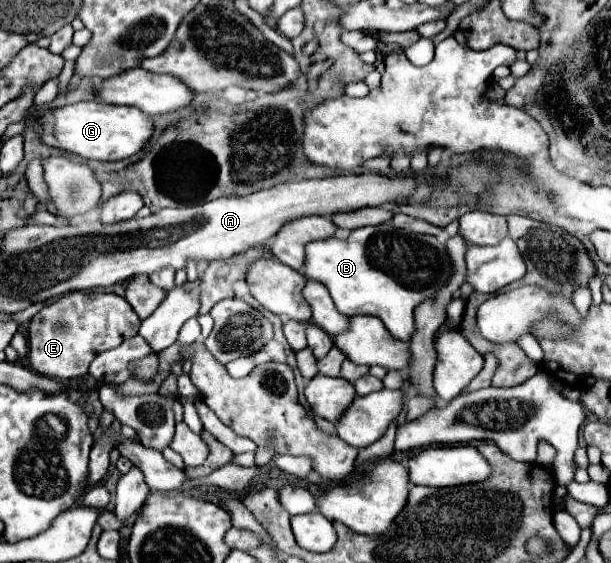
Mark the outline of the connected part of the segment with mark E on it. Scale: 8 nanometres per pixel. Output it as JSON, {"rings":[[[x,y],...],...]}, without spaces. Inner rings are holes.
{"rings":[[[73,291],[41,309],[29,325],[29,353],[31,369],[39,375],[69,381],[89,371],[91,361],[125,339],[137,335],[141,321],[133,307],[115,293]]]}

